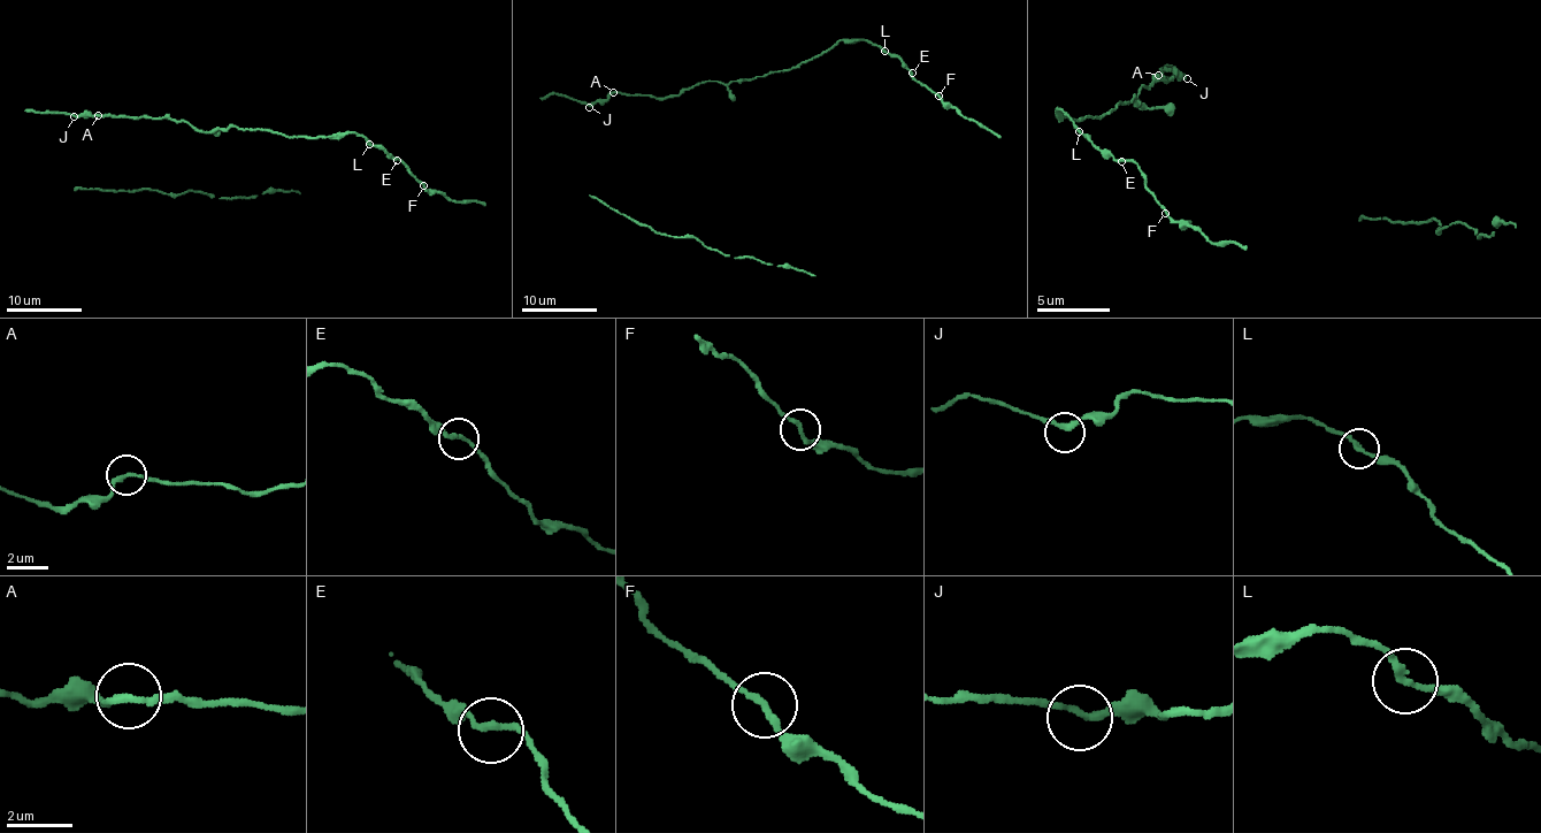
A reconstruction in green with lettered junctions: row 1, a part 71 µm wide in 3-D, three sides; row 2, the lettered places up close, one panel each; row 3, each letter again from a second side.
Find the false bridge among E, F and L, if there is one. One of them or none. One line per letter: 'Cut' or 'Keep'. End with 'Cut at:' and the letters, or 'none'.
E: Keep
F: Keep
L: Keep
Cut at: none

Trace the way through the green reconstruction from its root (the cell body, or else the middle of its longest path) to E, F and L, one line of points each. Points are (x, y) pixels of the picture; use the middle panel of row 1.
E: (649, 96), (679, 96), (707, 81), (729, 84), (788, 71), (842, 39), (872, 41), (912, 73)
F: (649, 96), (679, 96), (707, 81), (729, 84), (788, 71), (842, 39), (879, 45), (938, 96)
L: (649, 96), (679, 96), (707, 81), (729, 84), (788, 71), (842, 39), (866, 39), (884, 51)

